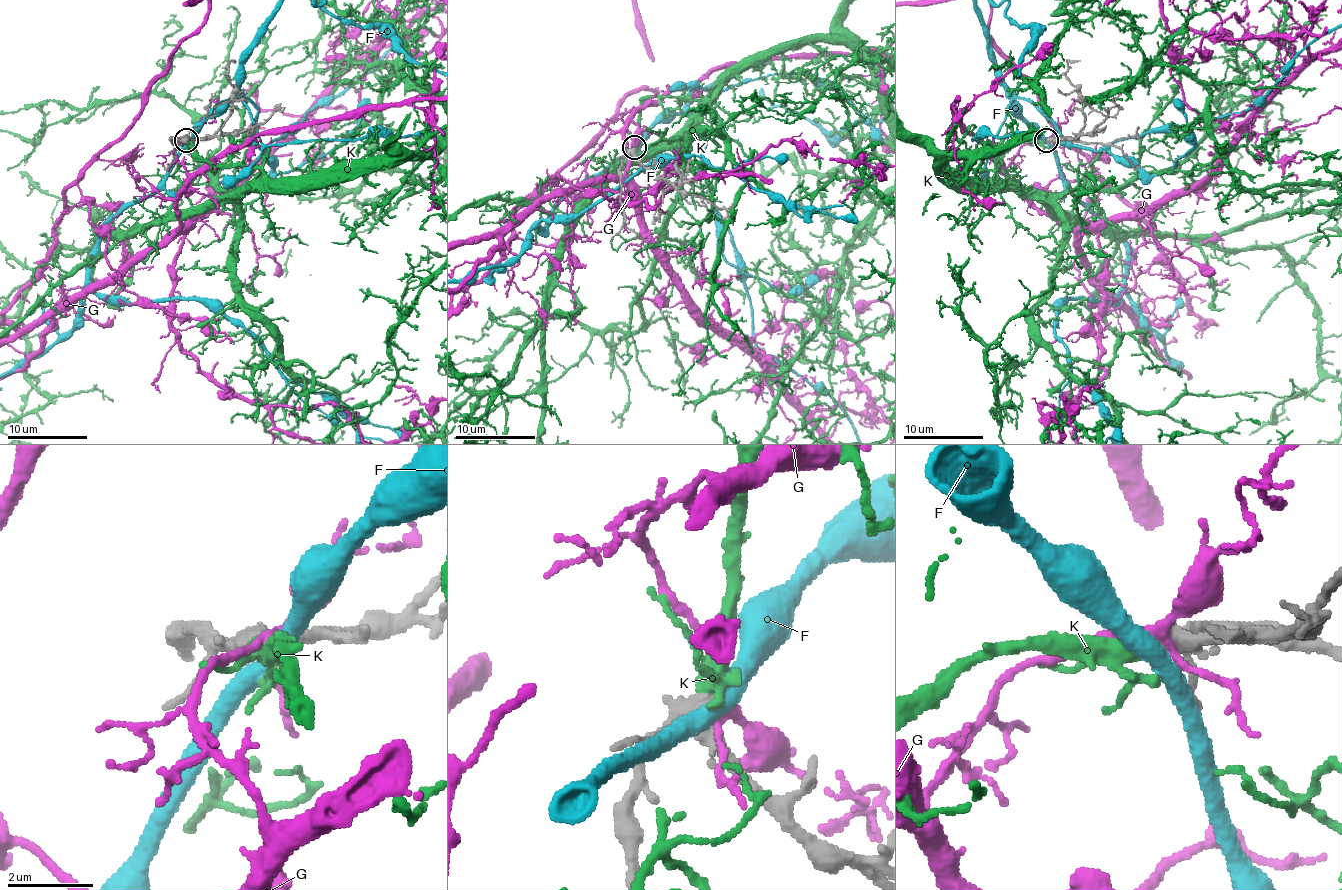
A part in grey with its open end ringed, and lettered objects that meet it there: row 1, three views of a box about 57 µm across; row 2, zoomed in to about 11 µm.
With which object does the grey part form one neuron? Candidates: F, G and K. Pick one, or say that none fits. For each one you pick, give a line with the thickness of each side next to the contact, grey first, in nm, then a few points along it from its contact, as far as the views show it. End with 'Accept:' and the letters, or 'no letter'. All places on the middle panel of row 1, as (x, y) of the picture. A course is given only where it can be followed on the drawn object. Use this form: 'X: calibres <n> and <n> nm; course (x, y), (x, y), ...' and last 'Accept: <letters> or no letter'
K: calibres 480 and 300 nm
Accept: K

